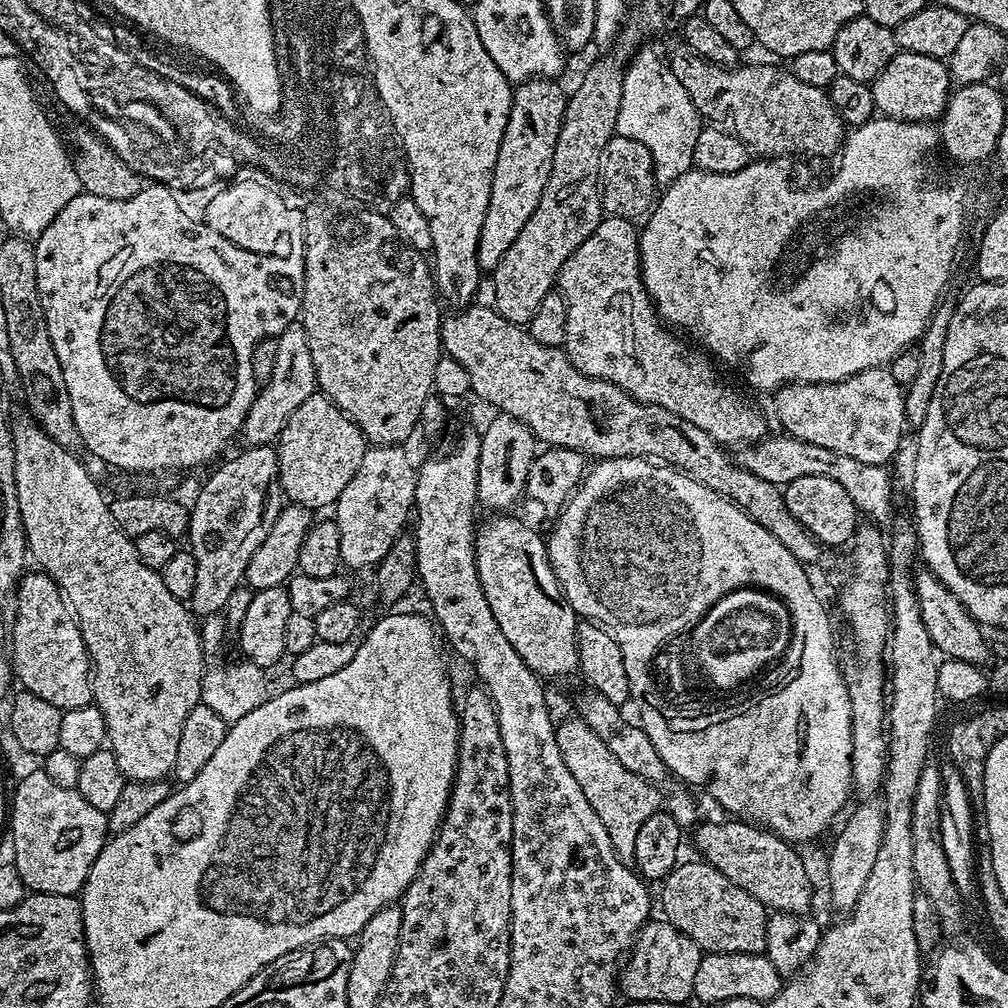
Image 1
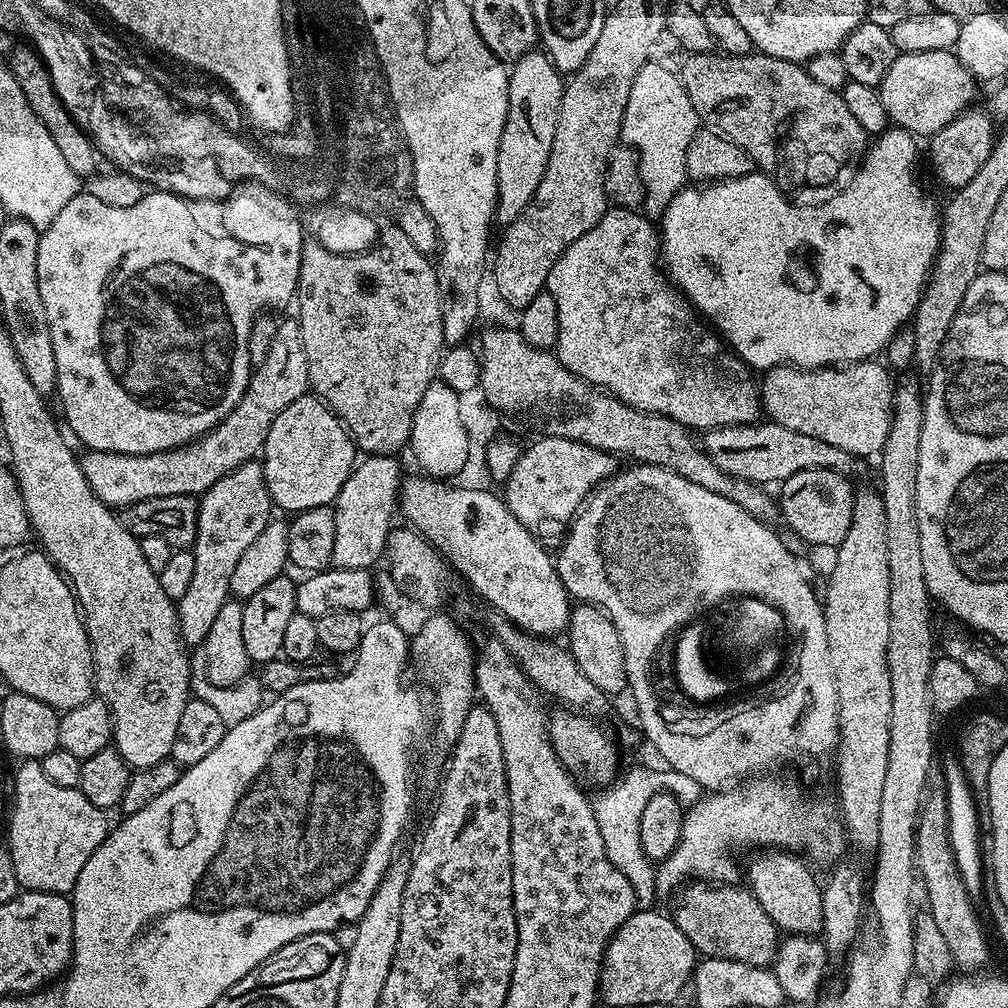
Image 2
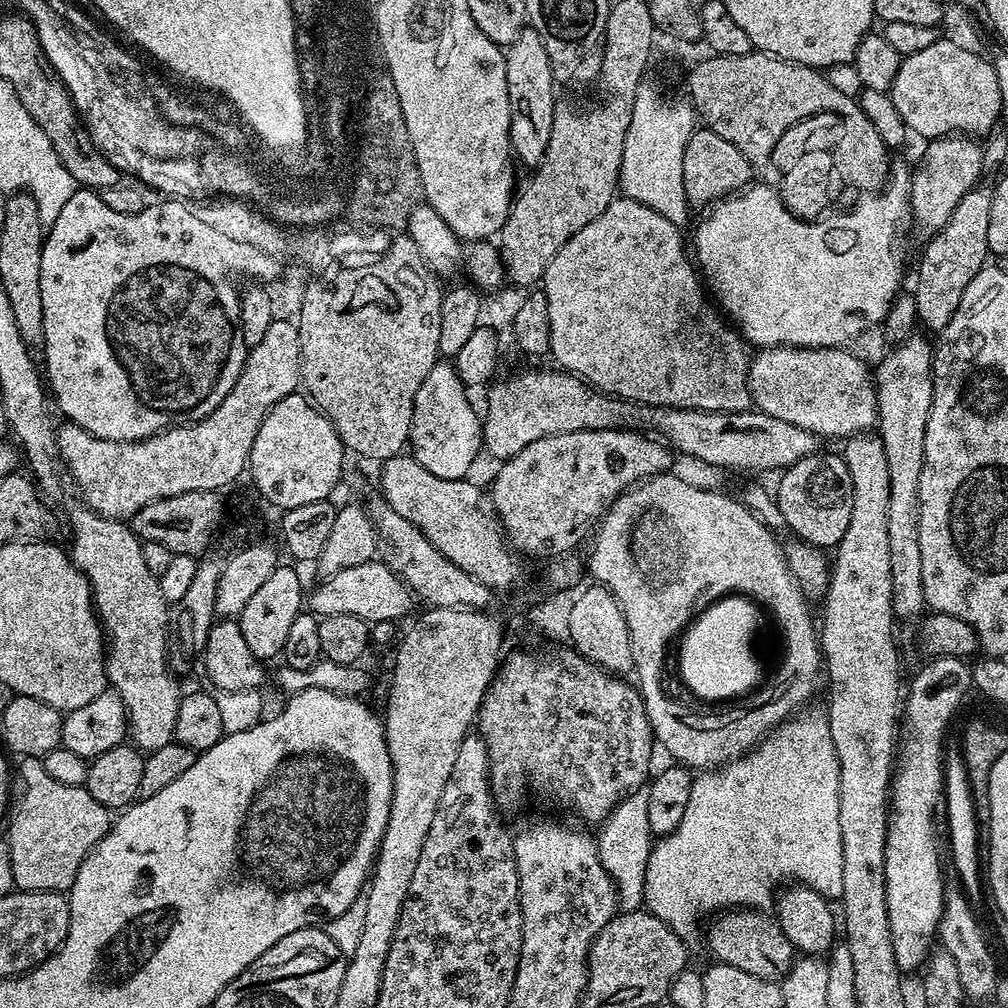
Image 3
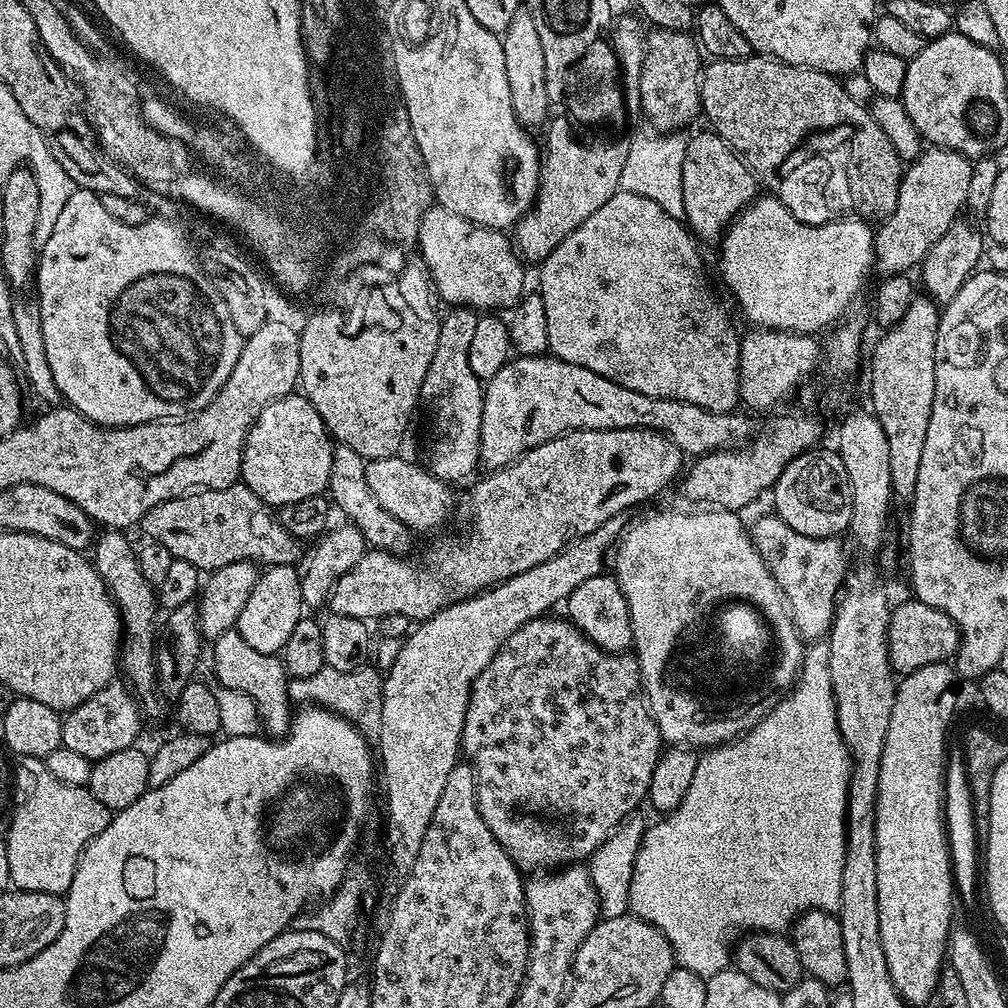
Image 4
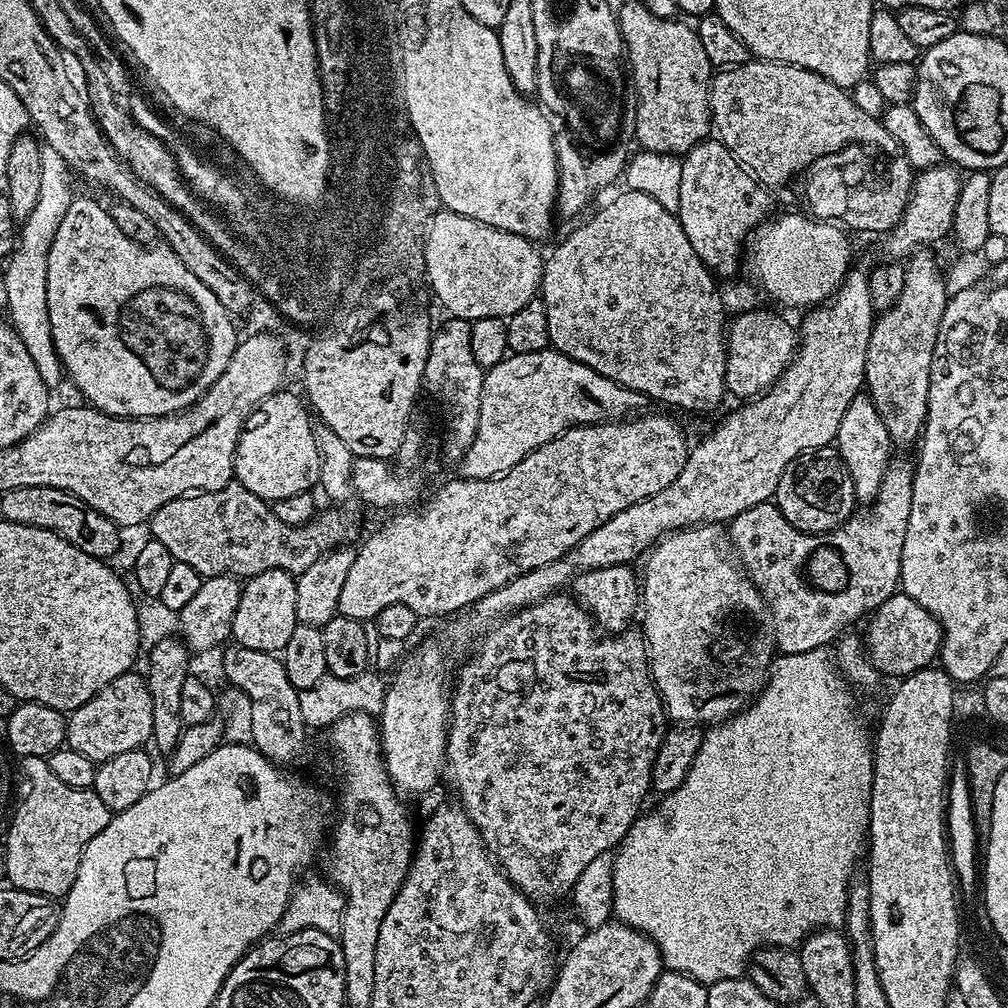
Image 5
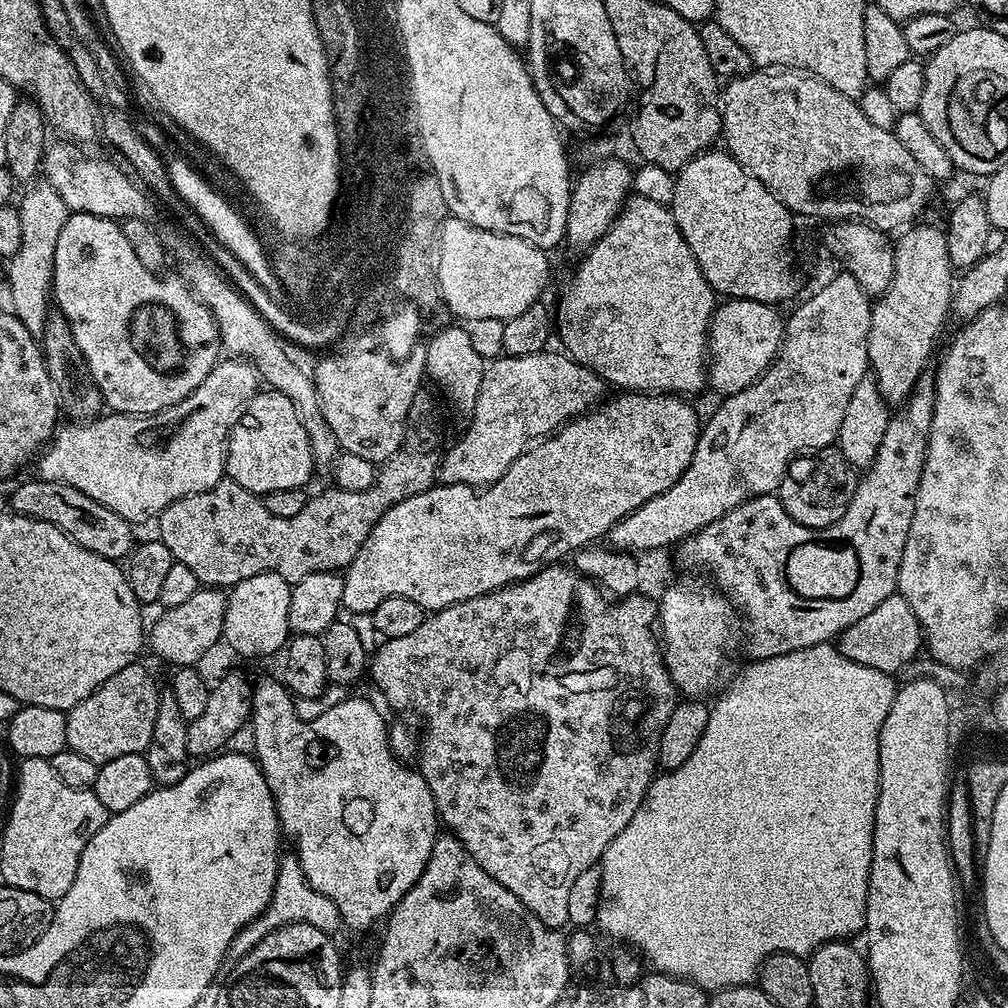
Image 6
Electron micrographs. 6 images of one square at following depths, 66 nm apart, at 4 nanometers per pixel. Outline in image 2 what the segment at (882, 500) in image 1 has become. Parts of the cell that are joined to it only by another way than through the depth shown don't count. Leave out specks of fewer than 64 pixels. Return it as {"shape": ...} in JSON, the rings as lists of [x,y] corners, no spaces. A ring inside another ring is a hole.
{"shape":[[[771,422],[710,428],[703,436],[704,451],[720,469],[739,480],[748,480],[751,484],[761,486],[768,486],[771,480],[783,482],[800,470],[815,468],[829,468],[835,472],[852,474],[858,464],[857,457],[846,450],[838,450],[838,446],[830,446],[830,442],[821,442],[819,438],[810,438],[807,434],[798,434],[798,430],[786,430],[786,426]]]}

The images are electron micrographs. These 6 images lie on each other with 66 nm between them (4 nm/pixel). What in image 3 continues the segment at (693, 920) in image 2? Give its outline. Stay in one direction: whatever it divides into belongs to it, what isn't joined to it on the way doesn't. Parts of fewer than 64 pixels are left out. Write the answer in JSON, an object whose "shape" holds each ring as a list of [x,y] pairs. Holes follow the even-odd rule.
{"shape":[[[733,908],[721,911],[713,920],[708,928],[708,948],[719,963],[738,966],[738,970],[746,970],[754,978],[766,978],[766,982],[779,982],[792,969],[794,949],[790,938],[786,938],[779,920],[765,911]]]}

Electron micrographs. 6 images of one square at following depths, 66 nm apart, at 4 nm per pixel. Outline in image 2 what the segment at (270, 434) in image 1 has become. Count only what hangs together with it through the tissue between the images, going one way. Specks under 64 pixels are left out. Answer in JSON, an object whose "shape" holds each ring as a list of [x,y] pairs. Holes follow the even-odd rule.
{"shape":[[[281,319],[276,328],[277,333],[270,343],[266,360],[254,368],[238,406],[205,436],[200,436],[181,448],[145,456],[85,451],[85,456],[80,460],[80,469],[84,472],[90,490],[94,490],[98,499],[113,510],[123,510],[146,498],[195,497],[214,486],[218,478],[230,474],[230,470],[242,466],[248,460],[256,460],[261,455],[266,434],[274,418],[278,418],[278,414],[282,414],[282,410],[286,410],[290,402],[302,398],[310,388],[306,350],[302,346],[299,323],[295,319]]]}

